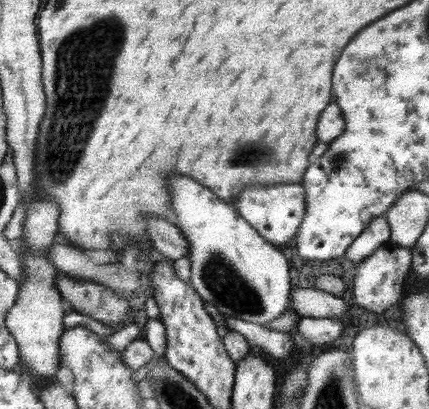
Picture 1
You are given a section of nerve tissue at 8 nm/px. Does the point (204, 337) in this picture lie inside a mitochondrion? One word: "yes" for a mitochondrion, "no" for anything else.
no

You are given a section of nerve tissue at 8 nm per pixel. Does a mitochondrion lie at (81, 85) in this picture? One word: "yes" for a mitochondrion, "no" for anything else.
yes

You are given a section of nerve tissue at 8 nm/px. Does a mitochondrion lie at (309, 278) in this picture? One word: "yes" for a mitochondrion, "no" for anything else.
no

